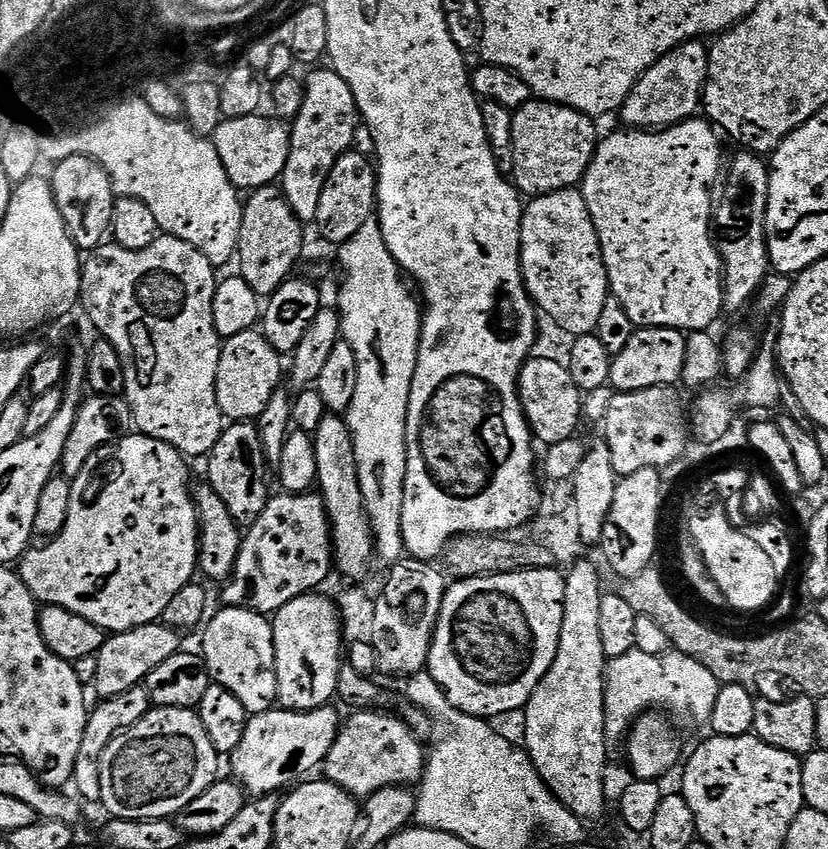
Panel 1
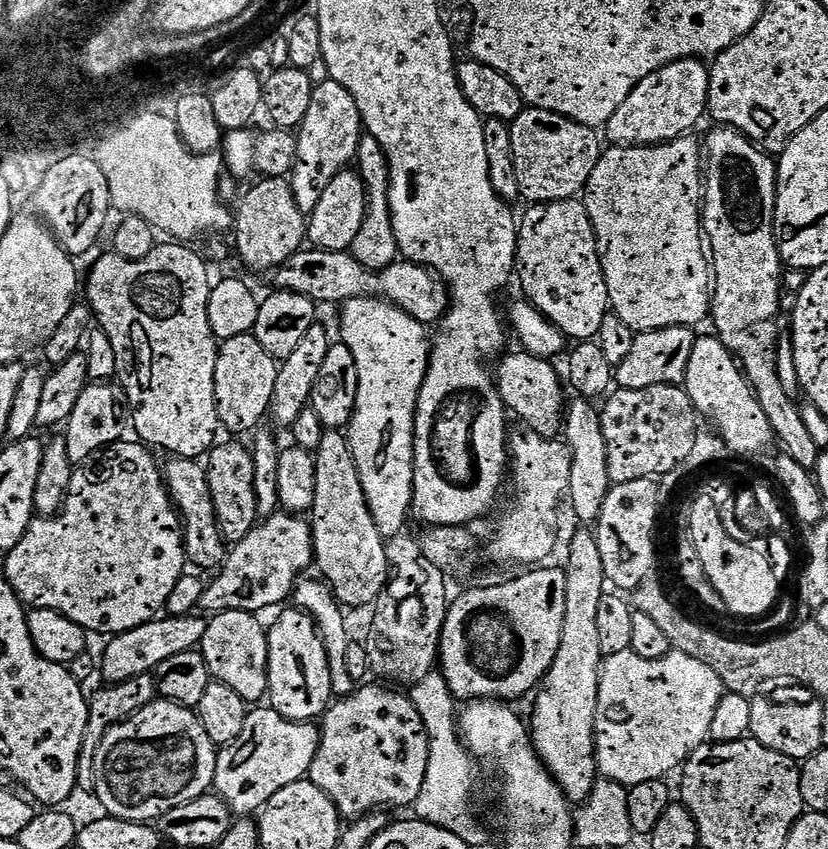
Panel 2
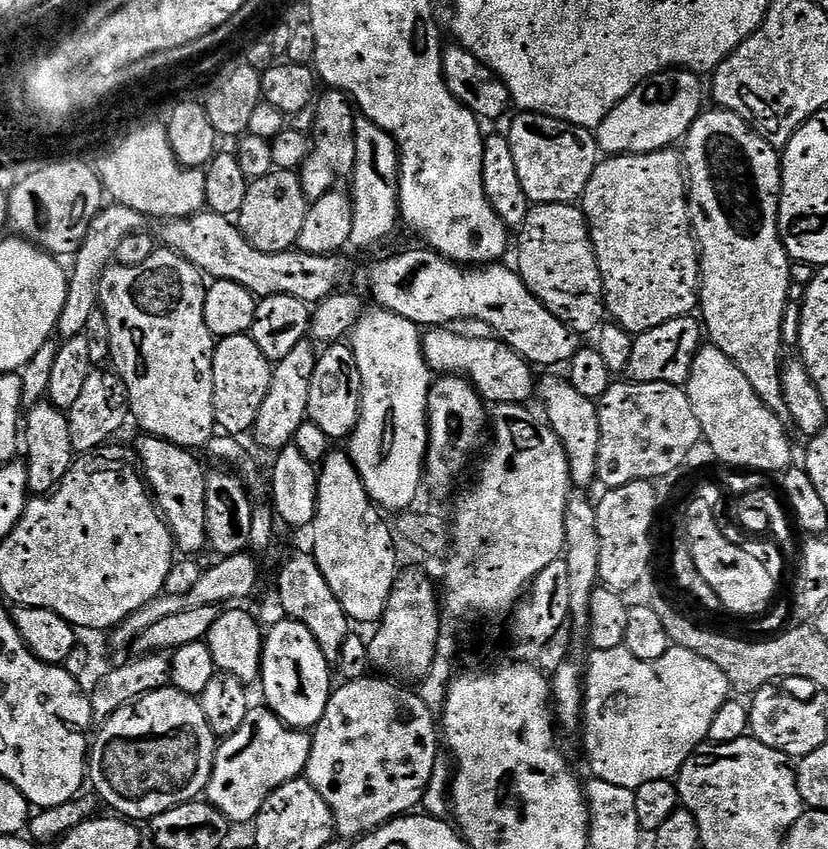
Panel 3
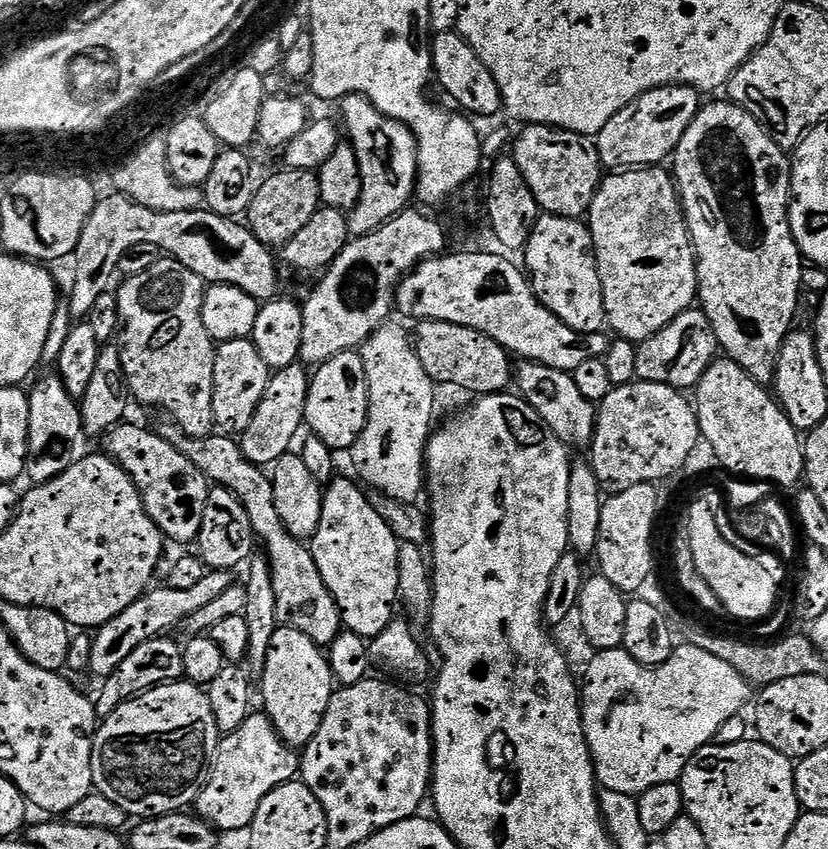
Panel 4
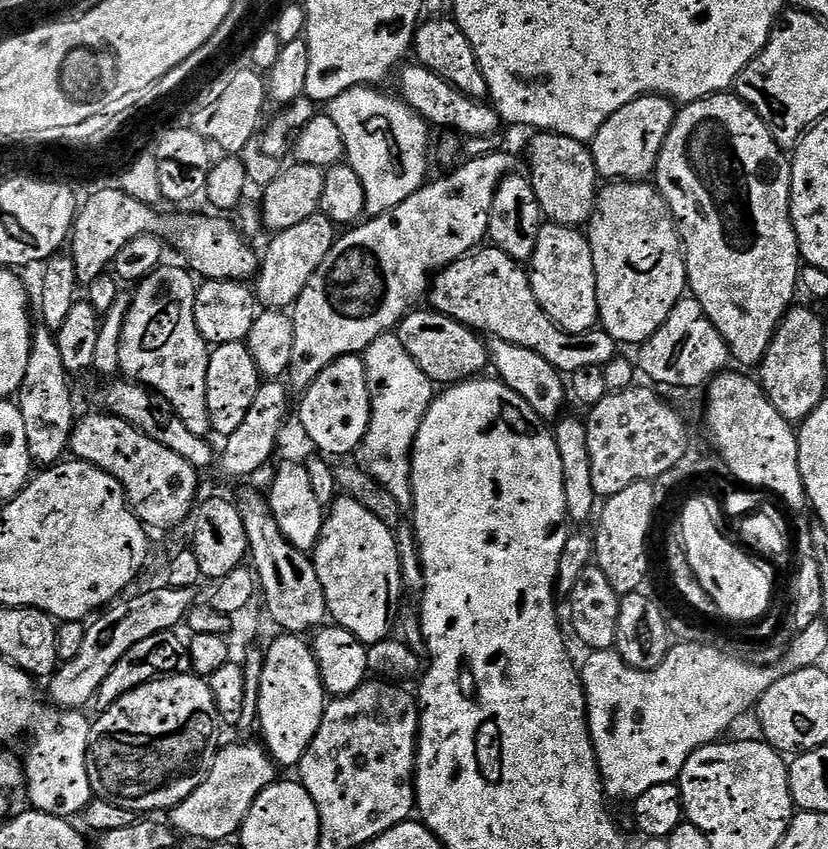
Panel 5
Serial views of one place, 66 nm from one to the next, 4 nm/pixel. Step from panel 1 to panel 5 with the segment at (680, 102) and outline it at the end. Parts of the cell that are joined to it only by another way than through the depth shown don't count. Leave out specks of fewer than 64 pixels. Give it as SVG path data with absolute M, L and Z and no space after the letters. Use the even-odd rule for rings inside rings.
M655 94L639 96L634 102L622 106L622 110L613 114L590 141L597 173L608 182L640 182L651 177L677 111L677 105L668 97Z

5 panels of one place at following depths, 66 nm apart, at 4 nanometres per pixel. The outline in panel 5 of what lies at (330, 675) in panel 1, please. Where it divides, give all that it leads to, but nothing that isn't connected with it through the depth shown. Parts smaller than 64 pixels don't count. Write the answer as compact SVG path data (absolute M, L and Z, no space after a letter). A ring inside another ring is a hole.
M280 634L280 637L267 646L262 666L261 688L258 690L257 714L259 716L258 732L262 737L269 753L281 765L295 769L301 758L306 754L310 742L314 742L314 734L318 734L318 726L324 717L326 693L324 682L320 677L320 666L316 661L316 654L311 643L308 644L303 635Z

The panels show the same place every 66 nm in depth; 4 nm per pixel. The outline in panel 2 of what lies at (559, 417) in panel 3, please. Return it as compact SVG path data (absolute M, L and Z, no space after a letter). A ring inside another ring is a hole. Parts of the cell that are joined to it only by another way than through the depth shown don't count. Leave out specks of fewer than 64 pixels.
M576 398L567 405L566 421L562 429L563 435L566 437L568 449L572 451L572 469L570 470L570 482L568 483L567 495L572 496L572 512L582 522L595 523L600 519L600 511L602 510L606 498L608 497L608 489L612 487L612 479L608 476L608 466L606 464L606 438L602 434L602 422L600 421L601 409L597 407L593 401L583 398Z

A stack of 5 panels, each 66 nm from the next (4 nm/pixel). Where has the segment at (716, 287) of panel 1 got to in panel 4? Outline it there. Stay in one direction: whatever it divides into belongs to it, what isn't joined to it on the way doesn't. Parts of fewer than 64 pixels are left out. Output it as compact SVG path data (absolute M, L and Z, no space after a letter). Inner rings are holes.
M632 166L627 170L616 170L601 179L600 187L592 195L592 205L586 209L586 223L592 235L592 251L596 254L596 269L600 275L602 298L604 299L604 319L607 327L621 340L643 342L650 339L655 332L661 332L680 312L693 307L697 299L696 291L696 259L692 250L692 240L688 236L688 228L680 215L682 212L676 194L675 183L667 171L660 166Z

